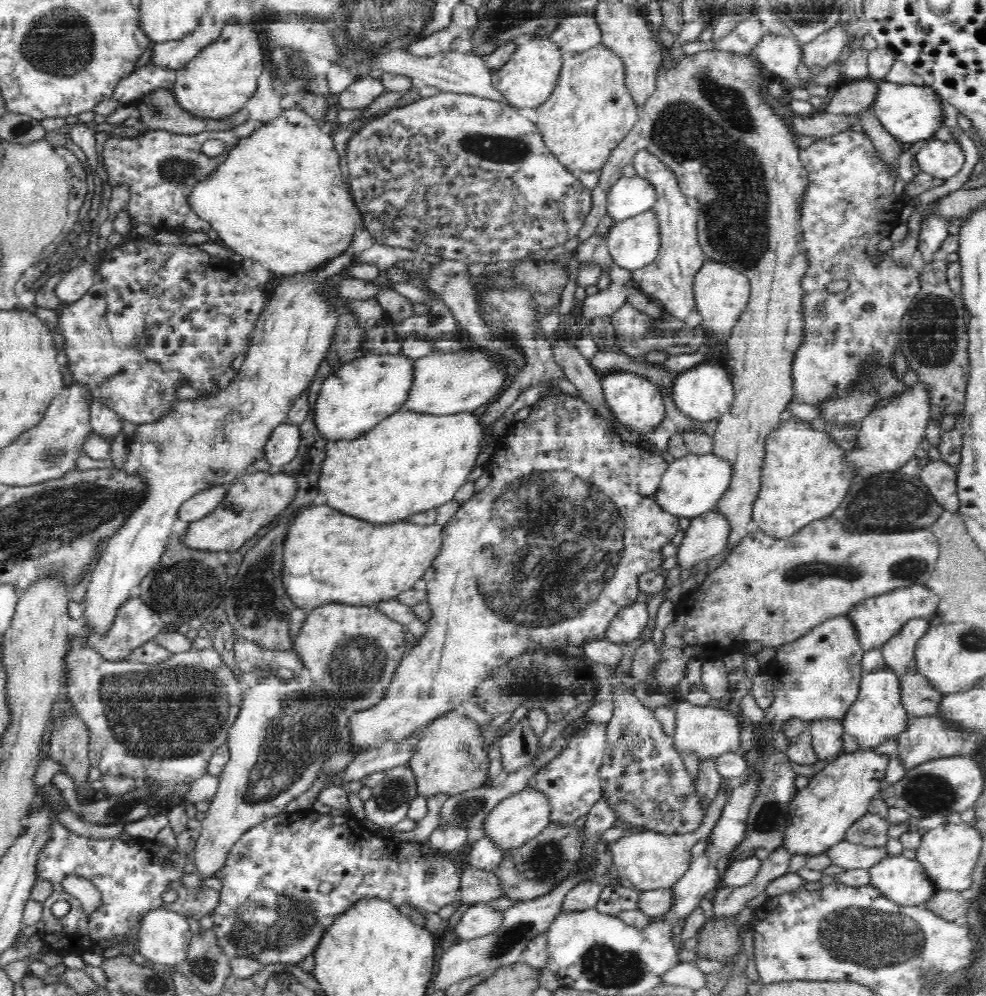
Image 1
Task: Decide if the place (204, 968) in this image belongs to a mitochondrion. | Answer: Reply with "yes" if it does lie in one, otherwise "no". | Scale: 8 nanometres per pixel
yes

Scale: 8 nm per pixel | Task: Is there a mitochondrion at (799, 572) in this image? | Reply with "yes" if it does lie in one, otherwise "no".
yes

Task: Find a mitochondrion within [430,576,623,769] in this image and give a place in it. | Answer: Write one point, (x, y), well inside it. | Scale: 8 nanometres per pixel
(528, 682)

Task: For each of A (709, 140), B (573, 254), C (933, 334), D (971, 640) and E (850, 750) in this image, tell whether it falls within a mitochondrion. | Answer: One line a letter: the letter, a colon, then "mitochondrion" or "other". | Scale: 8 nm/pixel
A: mitochondrion
B: other
C: mitochondrion
D: mitochondrion
E: other

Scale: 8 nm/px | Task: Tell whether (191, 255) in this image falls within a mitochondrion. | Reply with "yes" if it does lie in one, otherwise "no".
no

